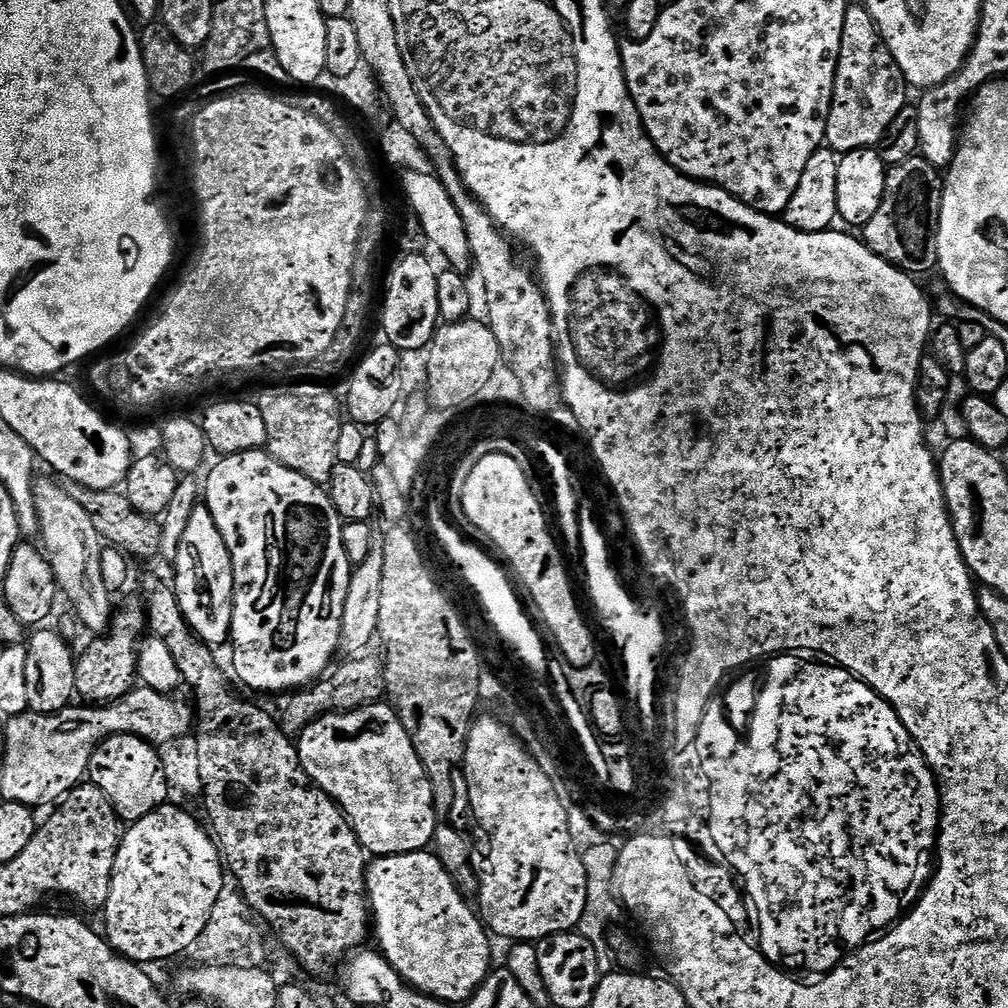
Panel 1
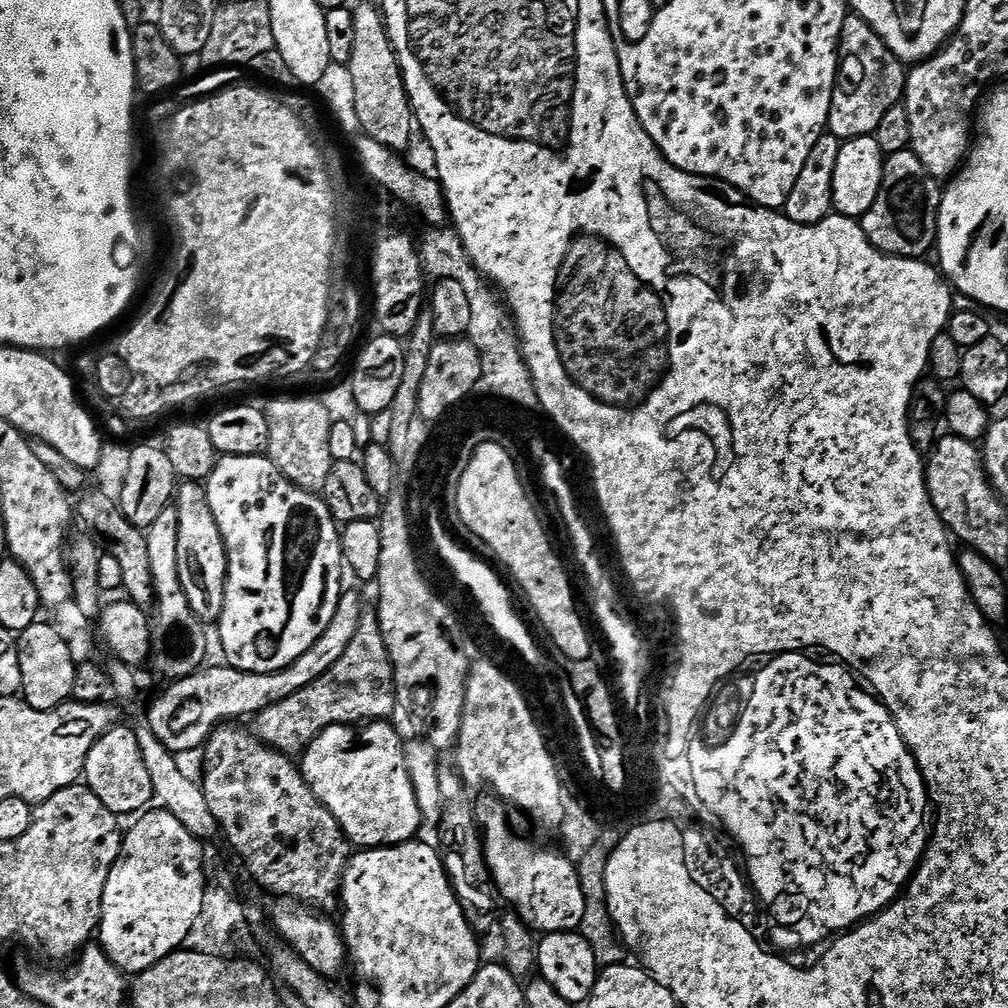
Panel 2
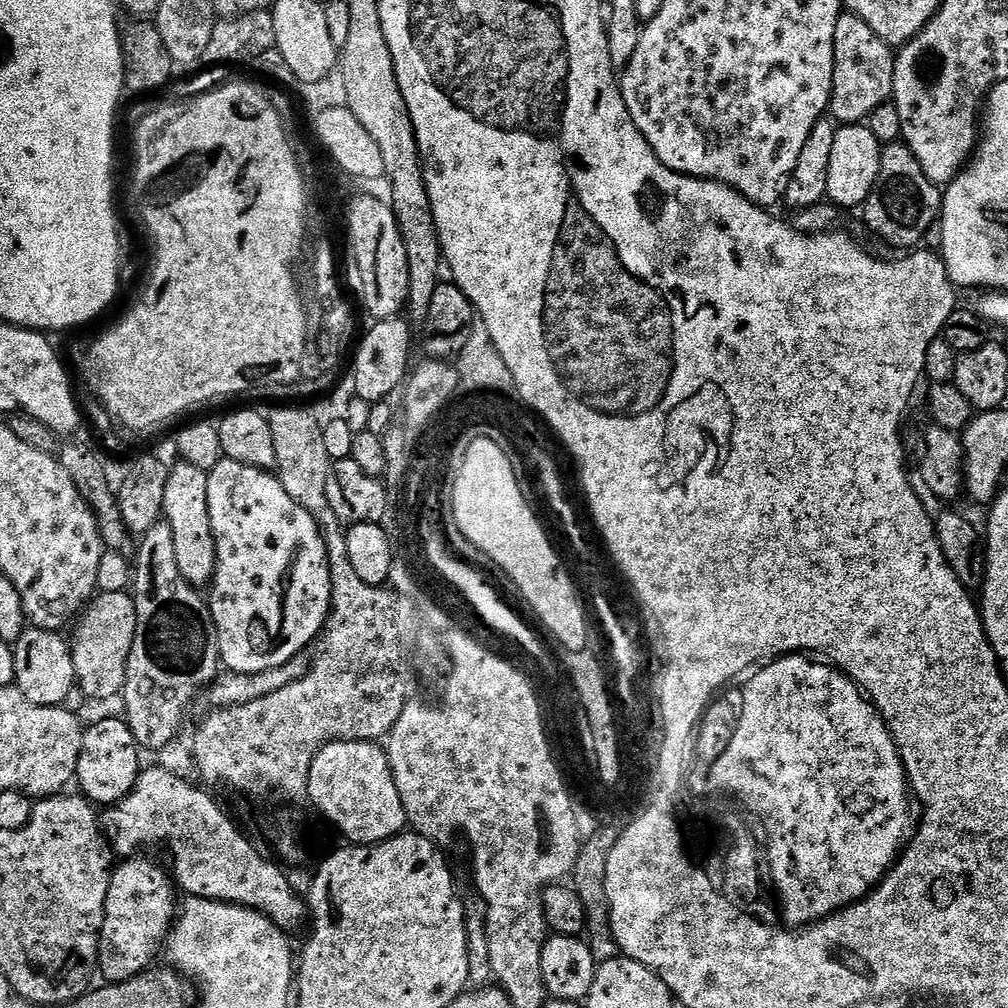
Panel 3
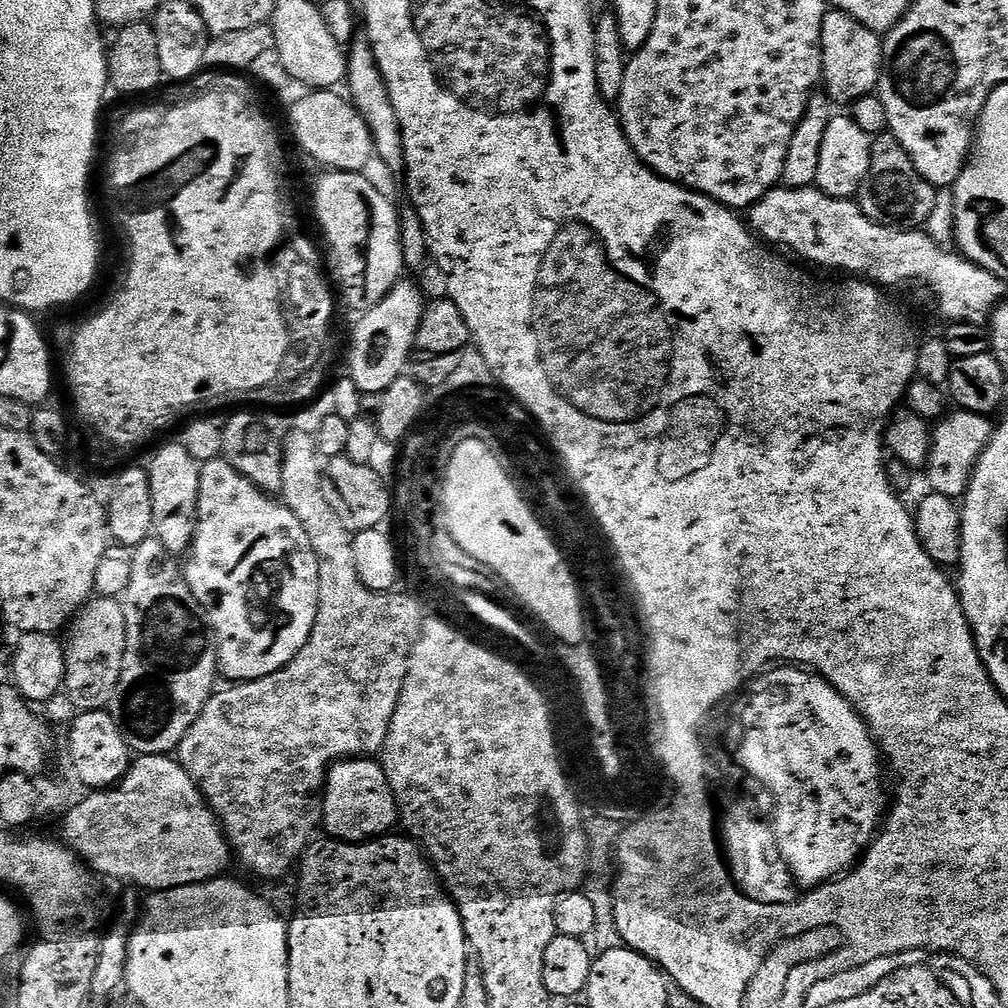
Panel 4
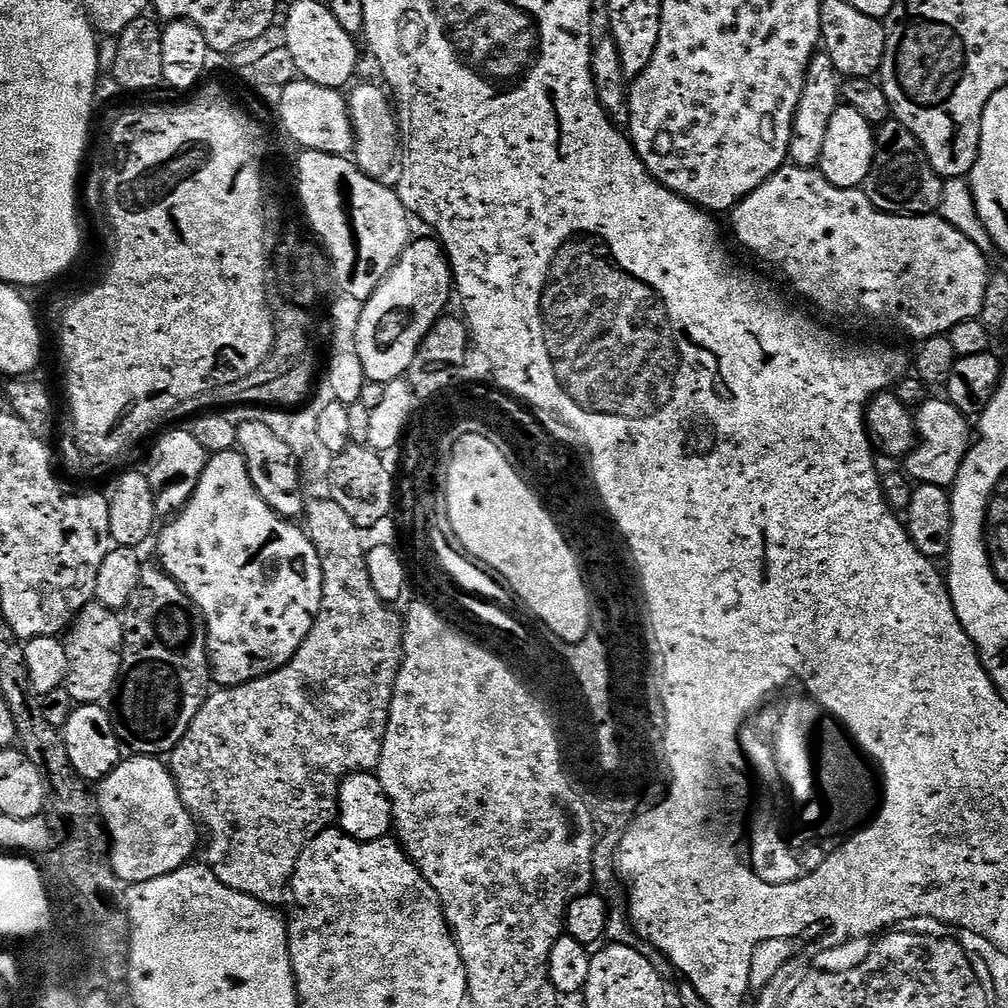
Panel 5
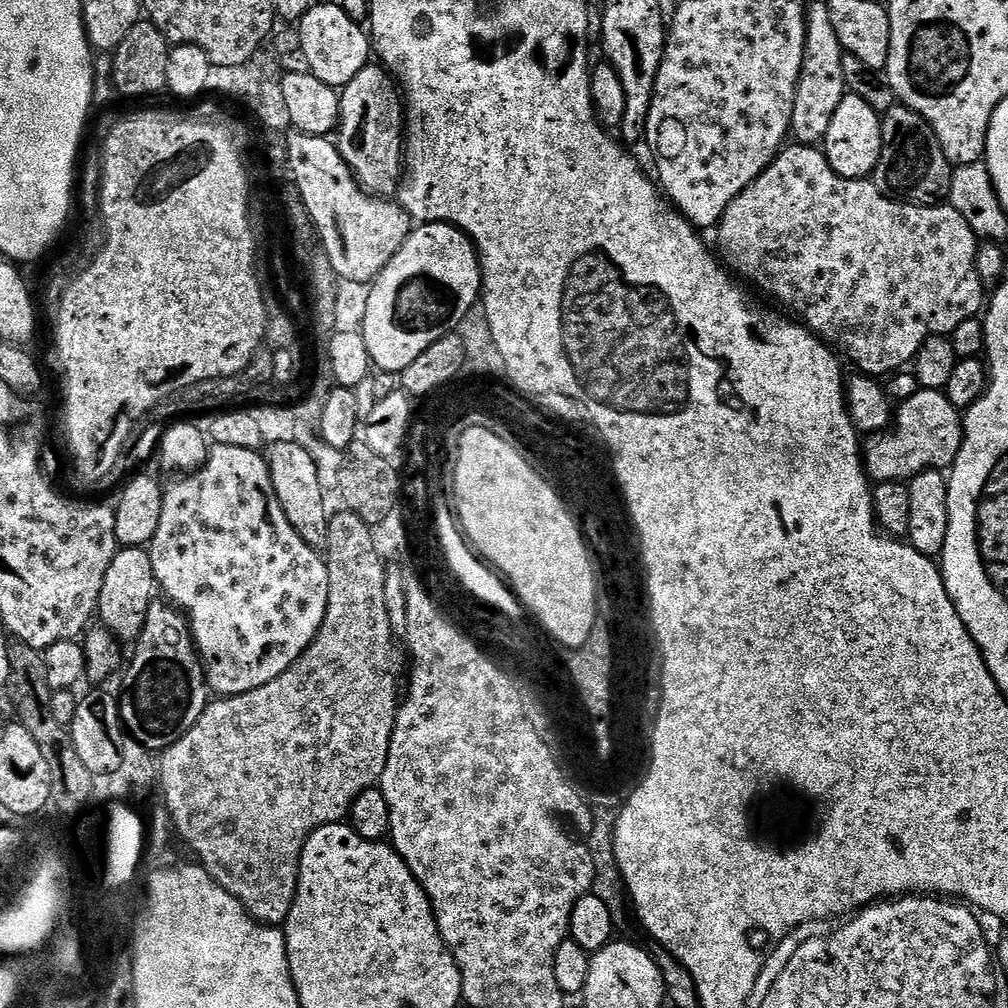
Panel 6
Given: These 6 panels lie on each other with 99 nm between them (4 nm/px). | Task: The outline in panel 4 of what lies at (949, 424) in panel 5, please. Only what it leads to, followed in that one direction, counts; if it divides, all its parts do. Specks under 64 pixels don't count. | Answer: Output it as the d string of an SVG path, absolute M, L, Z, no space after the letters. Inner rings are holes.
M952 410L935 425L934 437L931 439L930 465L926 470L927 487L931 491L953 498L963 497L976 474L980 457L993 441L994 424L988 420L991 419L984 414Z

